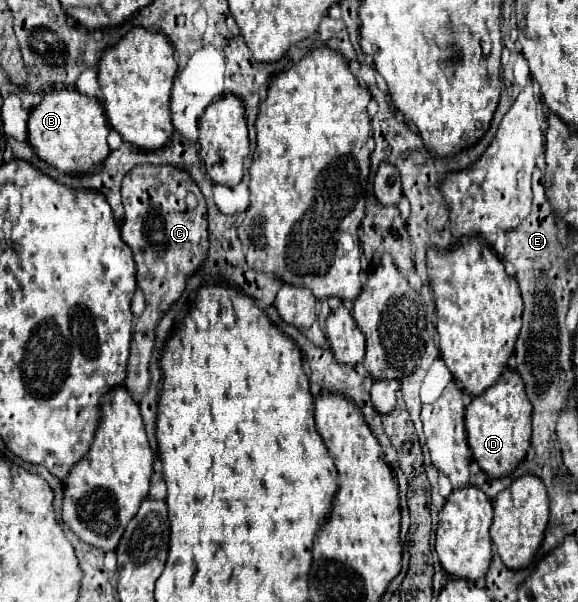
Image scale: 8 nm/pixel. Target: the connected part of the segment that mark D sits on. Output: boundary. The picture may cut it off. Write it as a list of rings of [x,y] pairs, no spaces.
[[[505,368],[503,374],[499,376],[499,380],[491,388],[487,388],[479,396],[471,396],[471,404],[465,408],[465,426],[467,426],[469,448],[473,452],[475,462],[481,466],[481,470],[491,478],[509,474],[527,454],[529,438],[531,438],[531,402],[525,394],[525,384],[523,384],[521,374],[517,370]]]

